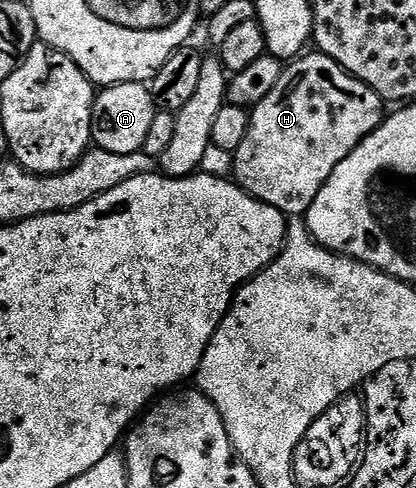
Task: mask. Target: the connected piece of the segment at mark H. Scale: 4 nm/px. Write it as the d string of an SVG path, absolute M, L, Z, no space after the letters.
M319 50L301 55L285 67L282 78L278 78L278 86L274 86L274 90L251 109L246 138L242 138L242 146L238 146L234 153L235 183L256 200L283 212L285 217L303 217L314 198L318 198L318 190L322 190L334 170L338 170L338 162L345 160L375 128L380 127L384 108L385 101L370 86L338 66L334 58Z

